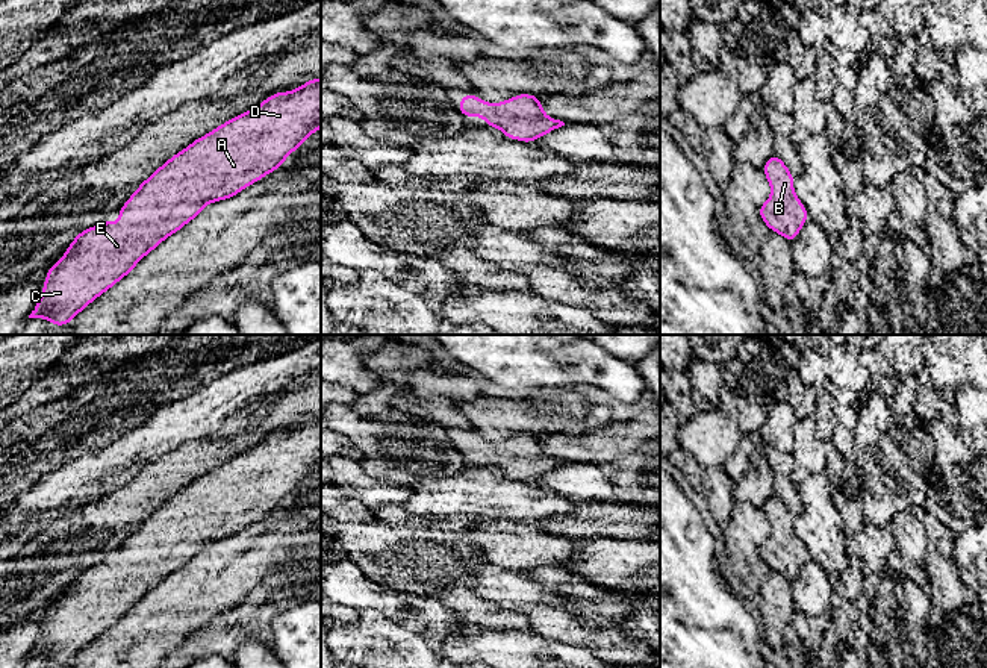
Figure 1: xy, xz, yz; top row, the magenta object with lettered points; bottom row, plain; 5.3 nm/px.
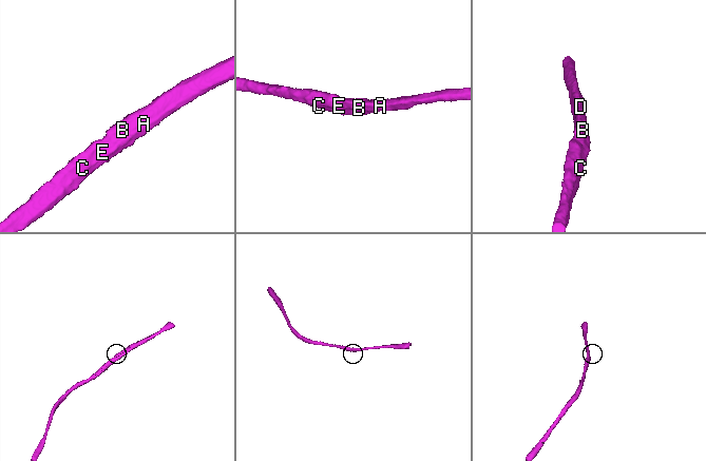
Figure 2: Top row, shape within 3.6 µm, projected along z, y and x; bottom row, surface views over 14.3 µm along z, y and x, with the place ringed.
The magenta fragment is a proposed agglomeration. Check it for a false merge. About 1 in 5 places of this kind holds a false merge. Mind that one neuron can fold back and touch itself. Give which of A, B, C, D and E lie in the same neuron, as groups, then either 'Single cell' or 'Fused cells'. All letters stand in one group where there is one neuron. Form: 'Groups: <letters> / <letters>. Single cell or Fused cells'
Groups: A B C D E. Single cell

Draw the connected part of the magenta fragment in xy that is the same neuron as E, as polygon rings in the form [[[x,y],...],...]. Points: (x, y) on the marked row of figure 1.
[[[321,77],[307,80],[295,91],[276,92],[254,109],[195,139],[141,183],[121,206],[117,224],[107,218],[76,235],[67,253],[47,271],[42,297],[29,318],[47,318],[53,326],[68,324],[165,238],[200,215],[206,203],[230,198],[276,171],[319,127]]]

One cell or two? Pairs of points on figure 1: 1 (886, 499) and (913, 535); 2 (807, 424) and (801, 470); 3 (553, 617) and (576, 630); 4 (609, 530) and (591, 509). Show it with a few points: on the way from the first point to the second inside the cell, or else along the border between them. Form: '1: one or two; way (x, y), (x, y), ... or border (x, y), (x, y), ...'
1: two; border (910, 509), (901, 511), (889, 527)
2: one; way (806, 435), (806, 459)
3: one; way (559, 623), (569, 629)
4: one; way (607, 526), (595, 514)

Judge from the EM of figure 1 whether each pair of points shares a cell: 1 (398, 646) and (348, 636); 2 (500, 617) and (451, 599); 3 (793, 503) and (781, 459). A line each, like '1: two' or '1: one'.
1: one
2: one
3: one

